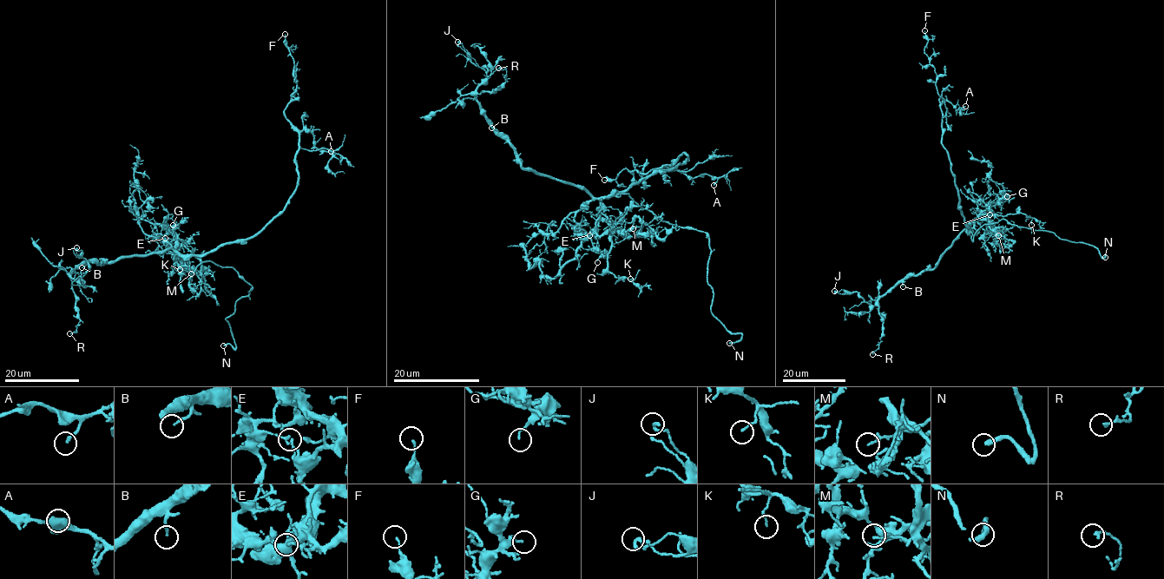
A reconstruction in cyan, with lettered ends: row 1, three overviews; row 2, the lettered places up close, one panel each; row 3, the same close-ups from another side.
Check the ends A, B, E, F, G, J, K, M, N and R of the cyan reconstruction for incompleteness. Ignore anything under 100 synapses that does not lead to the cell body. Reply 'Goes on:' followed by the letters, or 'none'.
Goes on: N

